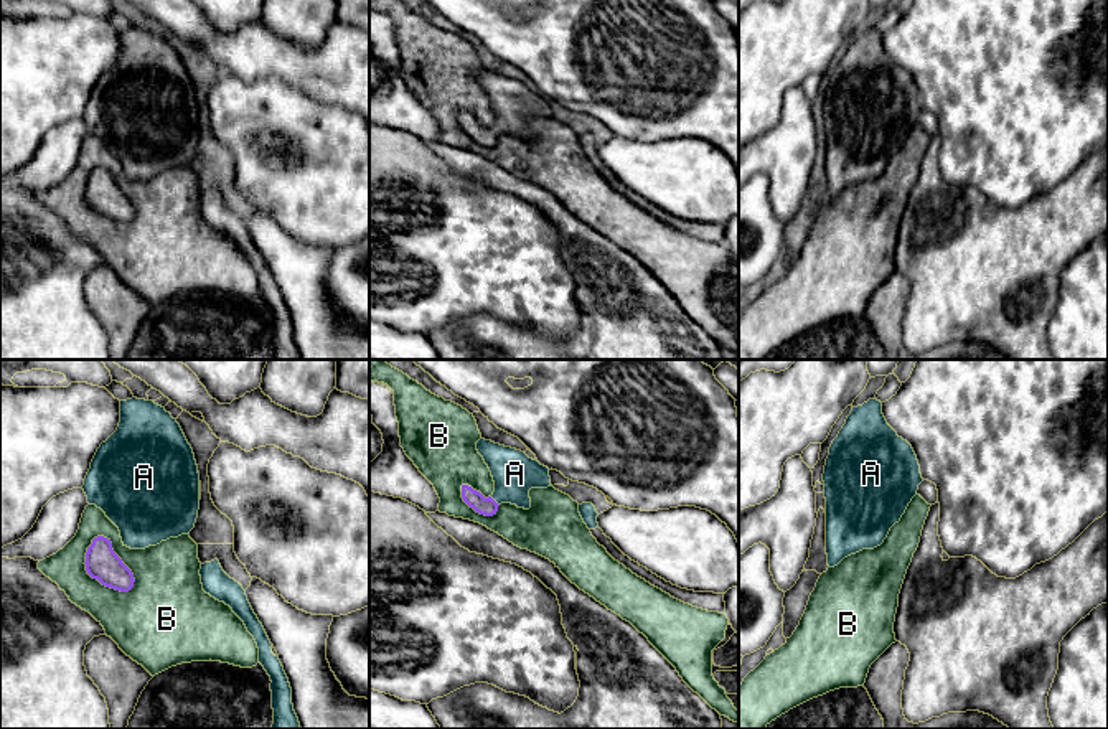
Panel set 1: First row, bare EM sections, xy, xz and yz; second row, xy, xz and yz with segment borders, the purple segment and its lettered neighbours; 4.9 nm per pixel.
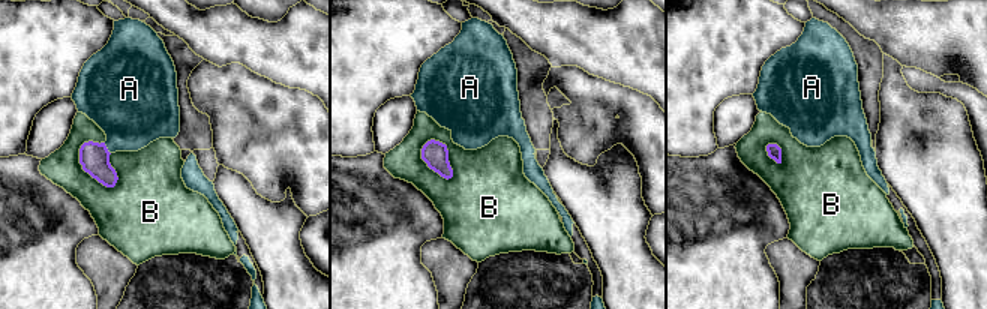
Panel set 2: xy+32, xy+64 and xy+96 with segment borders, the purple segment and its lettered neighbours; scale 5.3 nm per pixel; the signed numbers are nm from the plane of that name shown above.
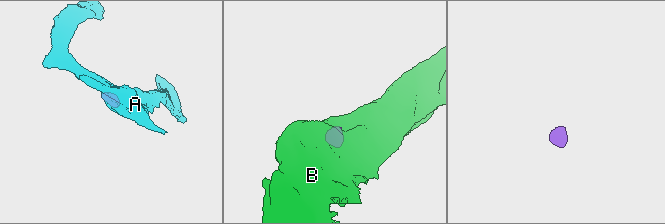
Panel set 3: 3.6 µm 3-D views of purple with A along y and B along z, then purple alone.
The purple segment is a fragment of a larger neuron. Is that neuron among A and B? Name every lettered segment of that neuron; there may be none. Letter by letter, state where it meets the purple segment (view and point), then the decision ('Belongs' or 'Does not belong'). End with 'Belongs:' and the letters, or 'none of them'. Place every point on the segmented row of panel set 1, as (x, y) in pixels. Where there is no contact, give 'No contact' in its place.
A: Touches purple at xz (495, 502). Belongs
B: Touches purple at xy (121, 559). Does not belong
Belongs: A

